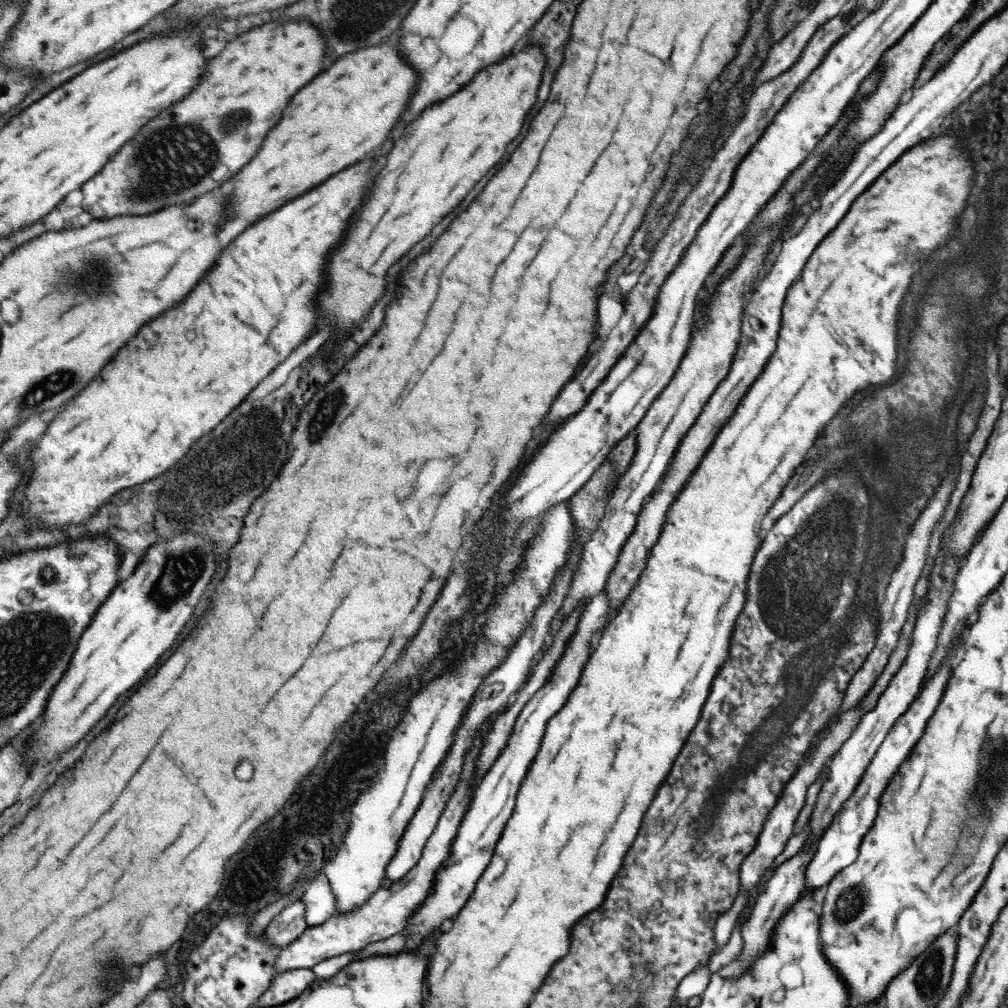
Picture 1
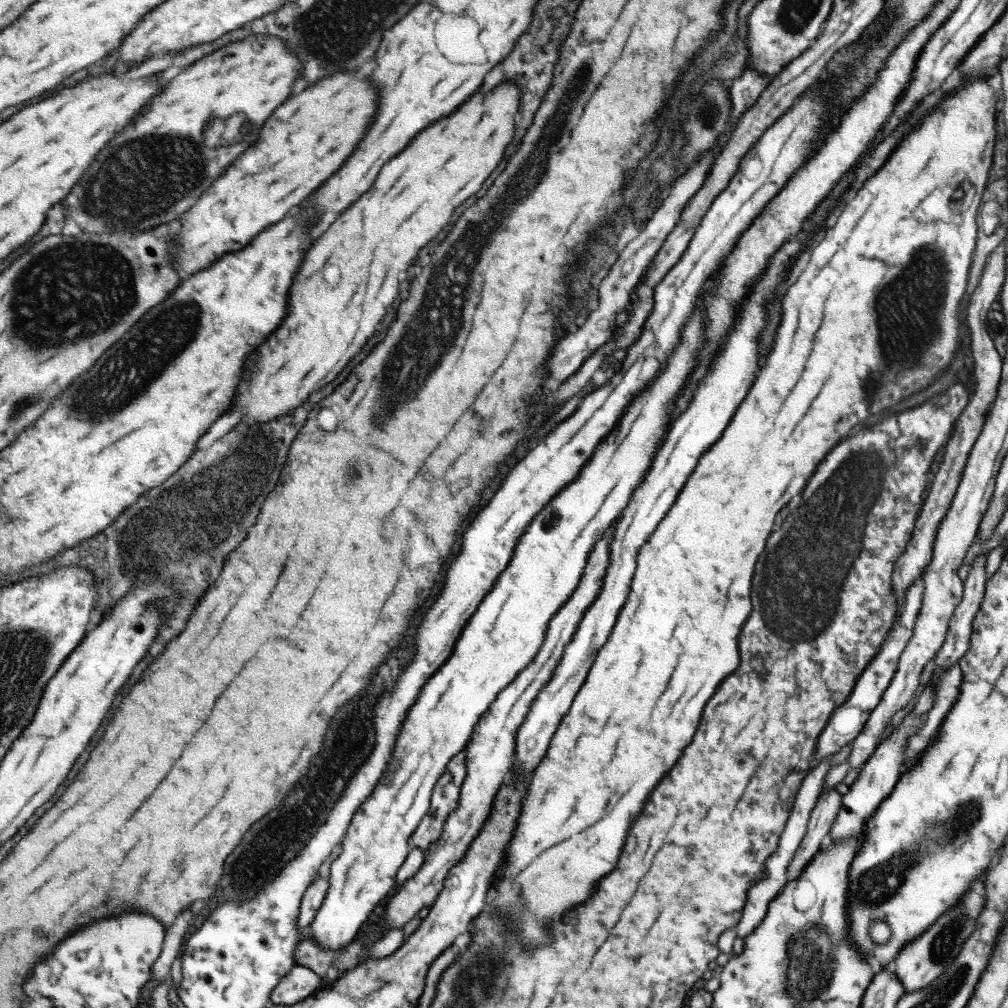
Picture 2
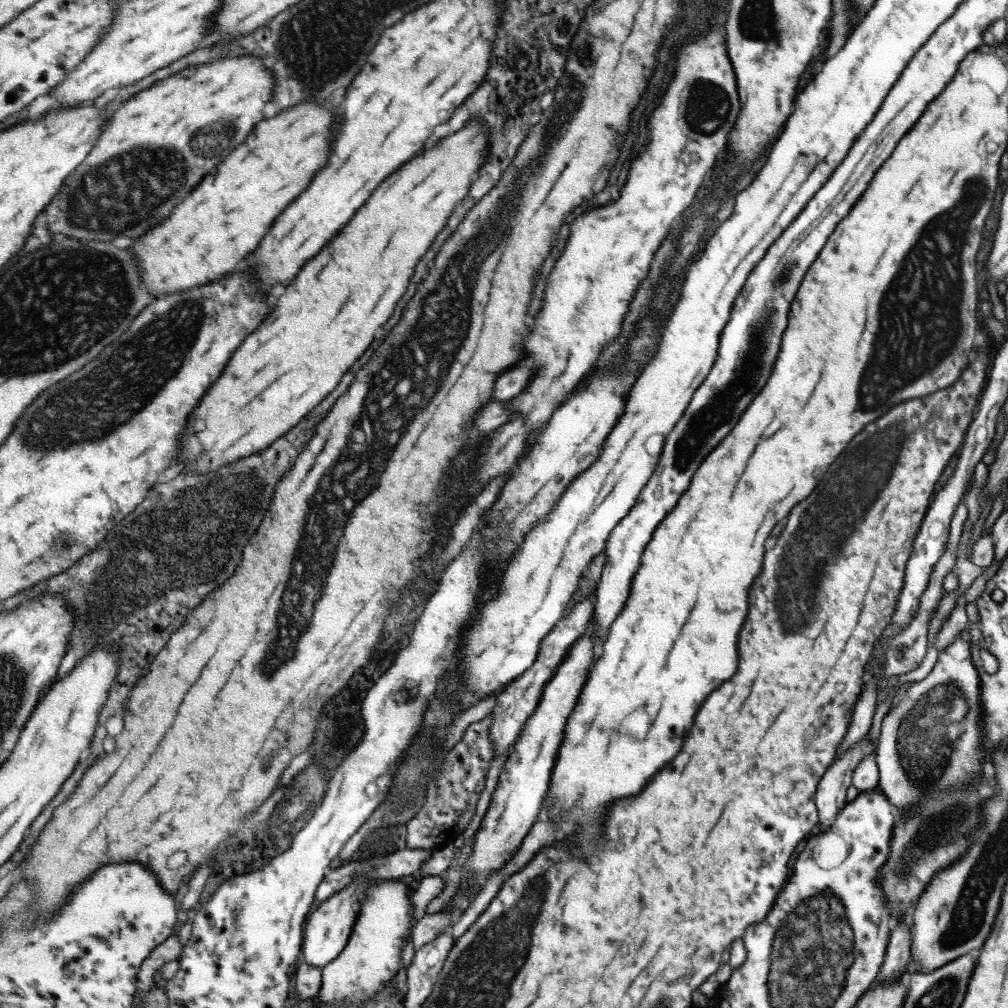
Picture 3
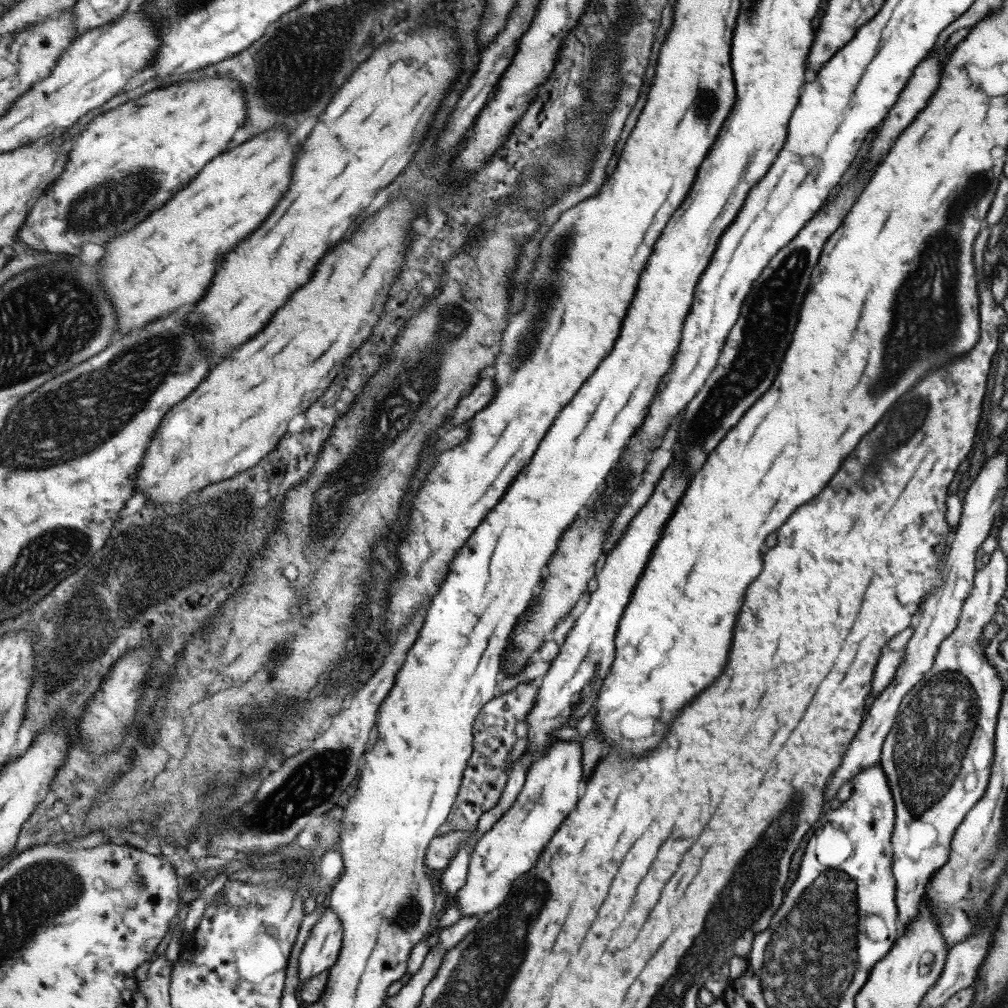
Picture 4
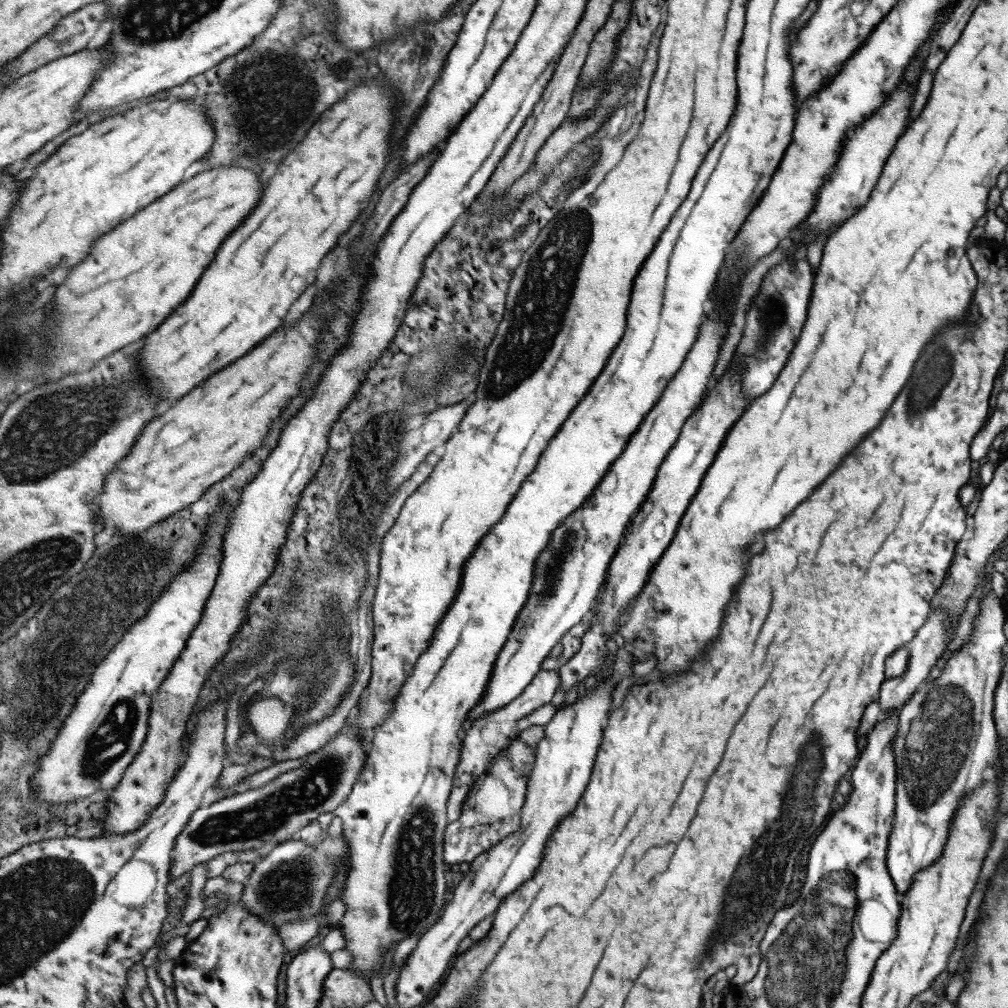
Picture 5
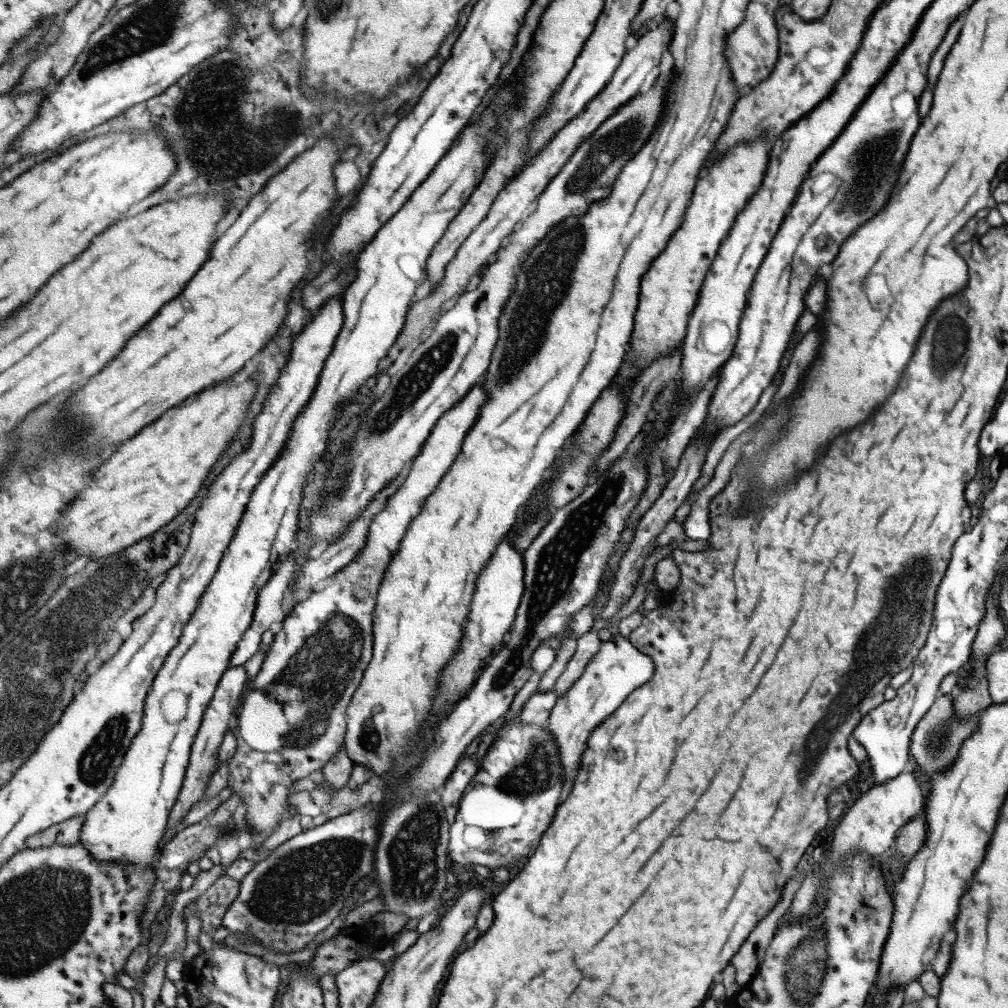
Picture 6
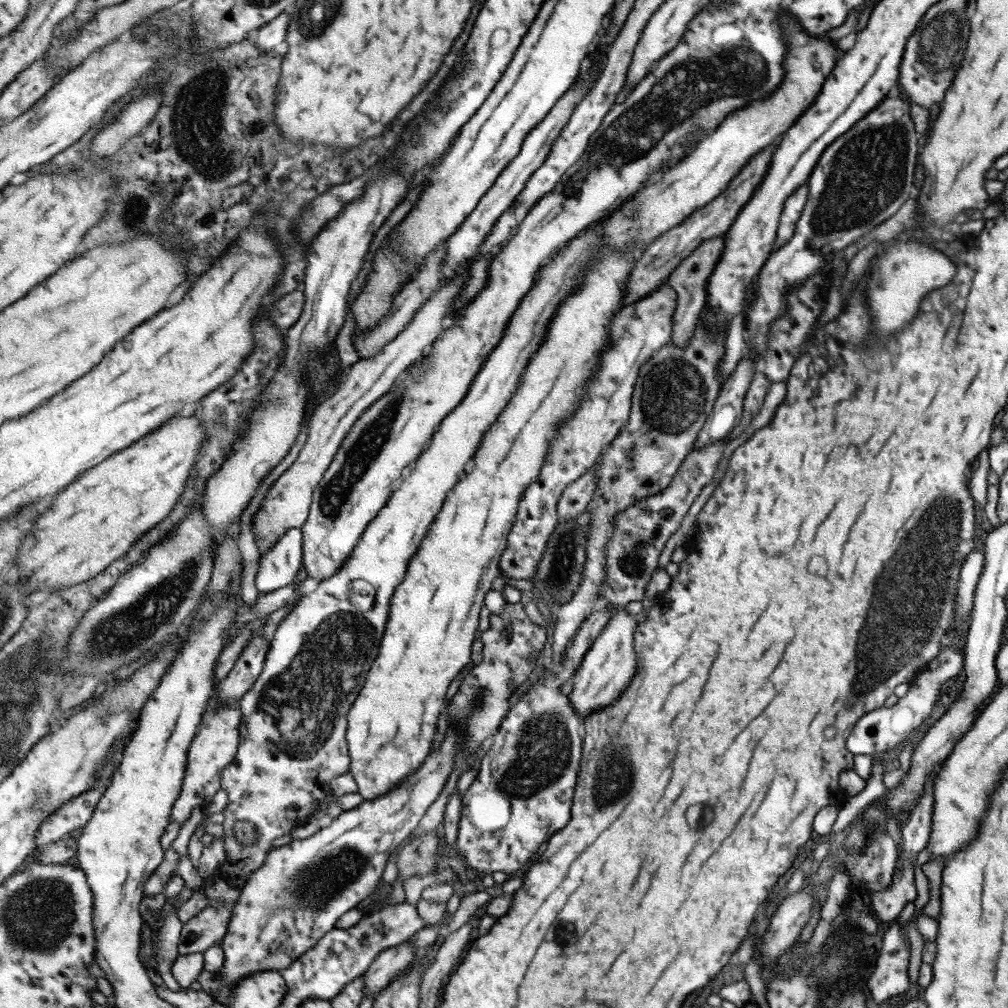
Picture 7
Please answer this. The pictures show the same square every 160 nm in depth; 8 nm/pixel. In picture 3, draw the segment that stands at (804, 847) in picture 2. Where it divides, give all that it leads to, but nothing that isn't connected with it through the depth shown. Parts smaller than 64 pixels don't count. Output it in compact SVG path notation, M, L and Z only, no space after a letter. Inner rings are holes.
M865 734L824 770L814 792L819 830L833 822L837 811L843 808L847 802L845 790L851 786L850 778L855 767L862 758L874 754L875 747L876 742L870 741Z

